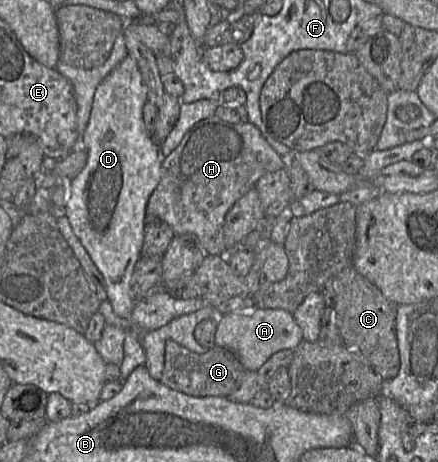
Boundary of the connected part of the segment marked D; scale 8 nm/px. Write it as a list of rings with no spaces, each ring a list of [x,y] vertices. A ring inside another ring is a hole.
[[[129,54],[97,86],[90,118],[81,137],[81,145],[87,152],[87,162],[82,171],[71,181],[71,194],[61,210],[93,263],[102,274],[107,299],[113,311],[123,319],[129,319],[136,299],[132,292],[132,276],[141,257],[146,225],[146,207],[161,177],[162,155],[159,145],[148,134],[143,122],[143,107],[147,102],[147,87],[137,62]]]

